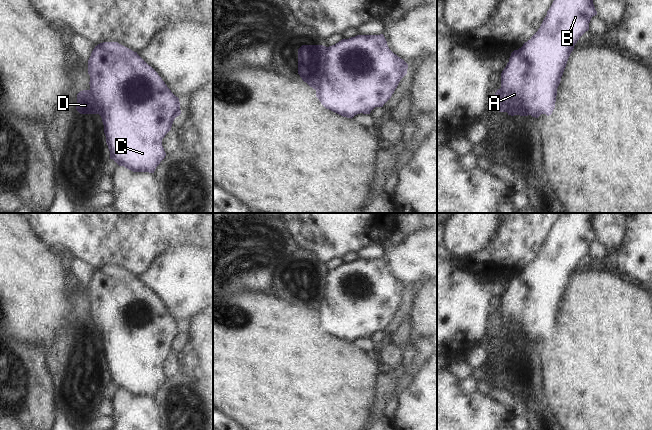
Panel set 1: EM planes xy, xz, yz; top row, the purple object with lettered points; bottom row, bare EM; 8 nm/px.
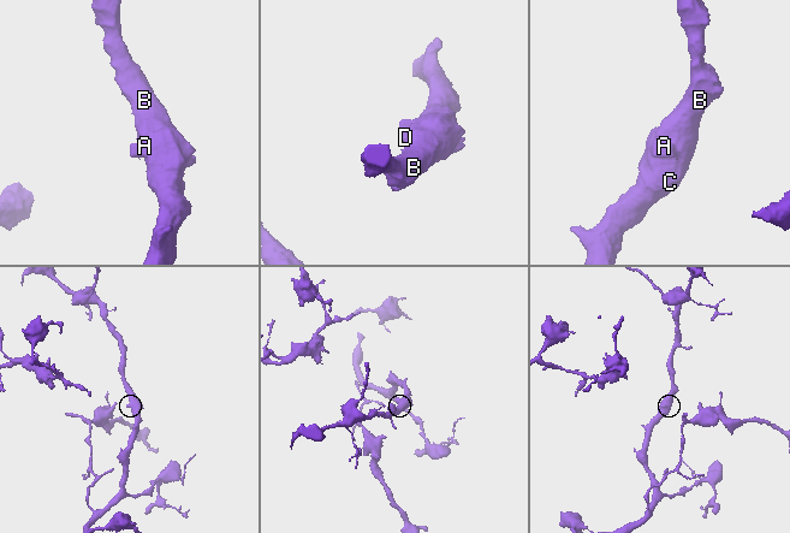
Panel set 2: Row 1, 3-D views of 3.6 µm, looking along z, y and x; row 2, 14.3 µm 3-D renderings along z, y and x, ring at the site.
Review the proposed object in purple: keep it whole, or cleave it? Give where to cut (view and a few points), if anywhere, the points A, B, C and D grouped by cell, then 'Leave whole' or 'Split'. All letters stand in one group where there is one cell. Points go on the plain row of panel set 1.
No split. Groups: A B C D. Leave whole

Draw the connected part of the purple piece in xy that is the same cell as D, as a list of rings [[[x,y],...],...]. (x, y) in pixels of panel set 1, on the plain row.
[[[103,266],[95,270],[88,284],[90,313],[77,318],[76,334],[80,338],[99,338],[104,349],[110,383],[133,396],[154,397],[165,382],[162,363],[171,354],[174,343],[181,338],[179,322],[167,311],[158,297],[137,276],[118,266]]]

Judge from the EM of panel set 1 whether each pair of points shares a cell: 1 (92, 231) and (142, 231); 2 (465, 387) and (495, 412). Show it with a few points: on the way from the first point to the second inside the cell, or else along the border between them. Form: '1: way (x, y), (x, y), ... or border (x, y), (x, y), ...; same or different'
1: way (104, 231), (130, 231); same
2: border (459, 380), (458, 387), (462, 392), (477, 391); different

